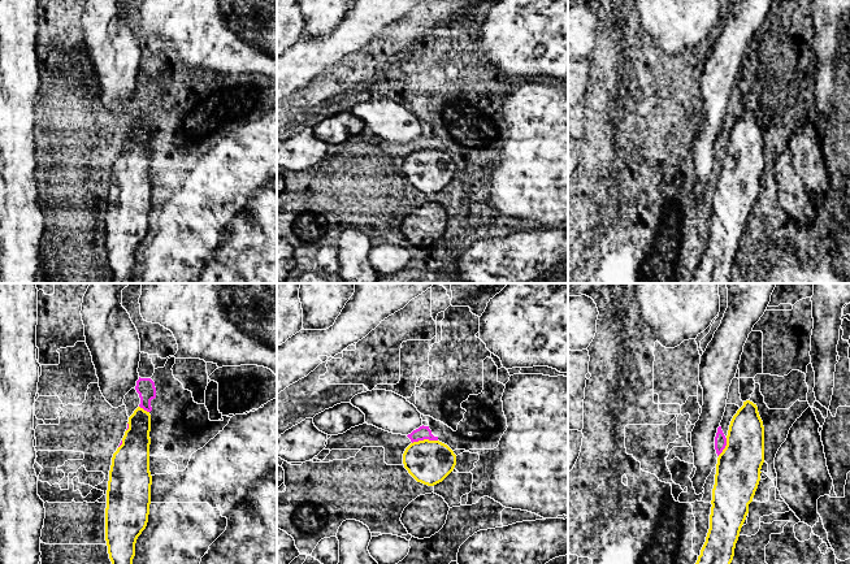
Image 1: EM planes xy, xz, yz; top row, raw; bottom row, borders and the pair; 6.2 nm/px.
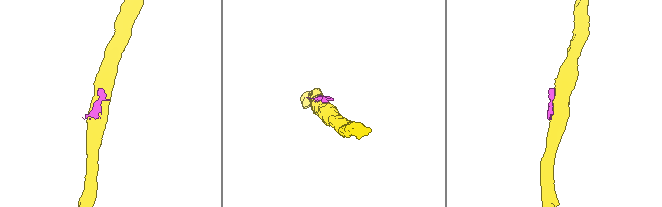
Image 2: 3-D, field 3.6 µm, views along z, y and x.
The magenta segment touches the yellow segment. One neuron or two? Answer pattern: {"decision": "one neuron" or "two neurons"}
{"decision": "two neurons"}

